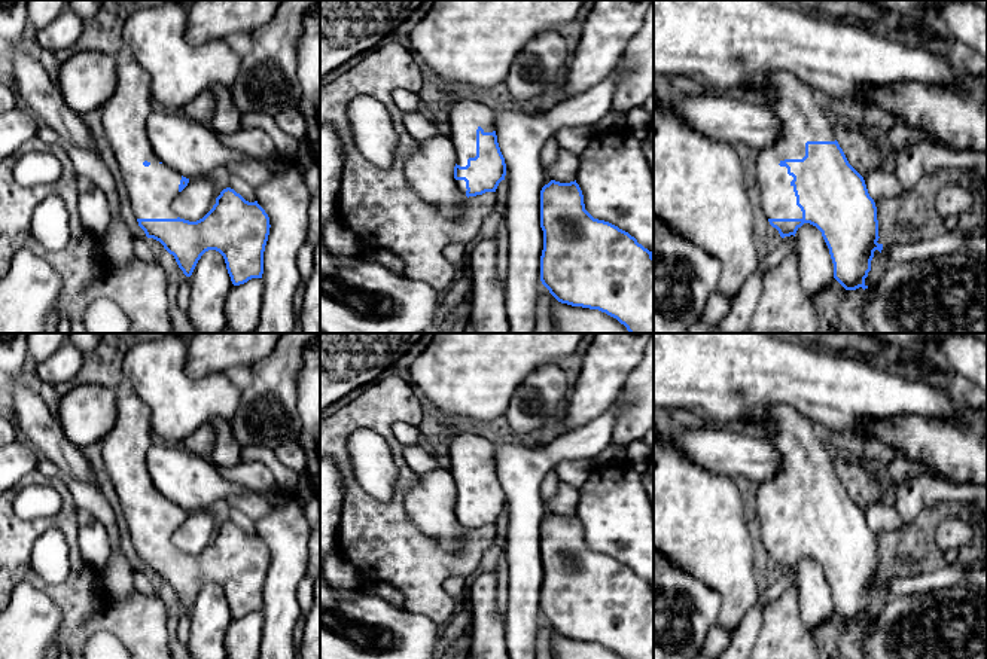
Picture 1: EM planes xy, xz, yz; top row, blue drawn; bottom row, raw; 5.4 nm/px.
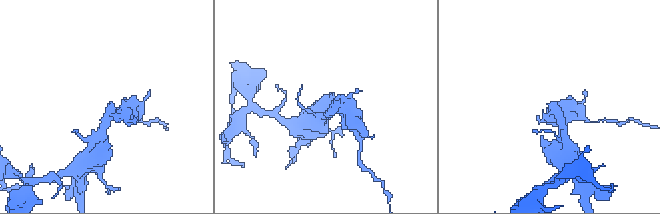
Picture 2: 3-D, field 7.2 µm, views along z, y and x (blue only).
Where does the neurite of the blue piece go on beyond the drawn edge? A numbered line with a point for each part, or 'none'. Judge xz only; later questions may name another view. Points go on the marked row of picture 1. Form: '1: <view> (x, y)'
1: xz (465, 116)

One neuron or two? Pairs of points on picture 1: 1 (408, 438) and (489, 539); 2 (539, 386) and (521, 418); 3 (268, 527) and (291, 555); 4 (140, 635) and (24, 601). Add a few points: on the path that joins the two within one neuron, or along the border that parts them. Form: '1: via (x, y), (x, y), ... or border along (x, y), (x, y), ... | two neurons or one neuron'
1: border along (417, 426), (396, 423), (390, 430) | two neurons
2: via (539, 393), (539, 400), (529, 411) | one neuron
3: via (276, 534), (288, 548) | one neuron
4: border along (36, 586), (61, 613), (61, 627), (54, 643) | two neurons

